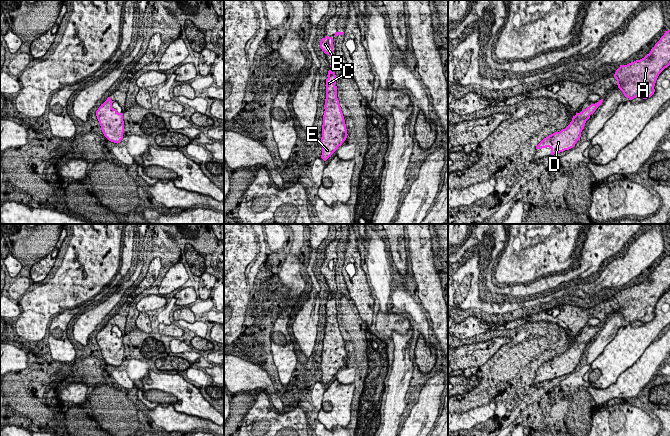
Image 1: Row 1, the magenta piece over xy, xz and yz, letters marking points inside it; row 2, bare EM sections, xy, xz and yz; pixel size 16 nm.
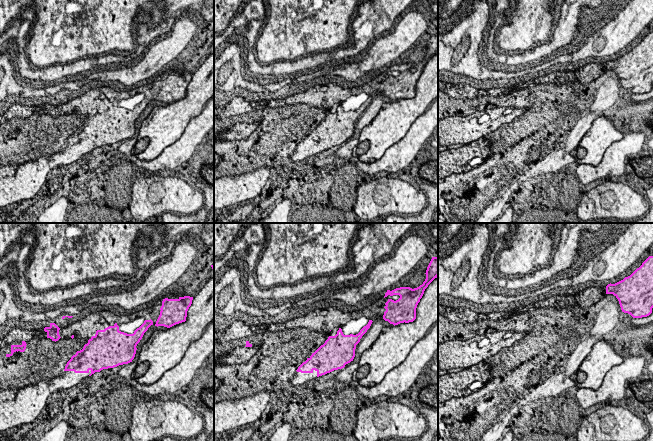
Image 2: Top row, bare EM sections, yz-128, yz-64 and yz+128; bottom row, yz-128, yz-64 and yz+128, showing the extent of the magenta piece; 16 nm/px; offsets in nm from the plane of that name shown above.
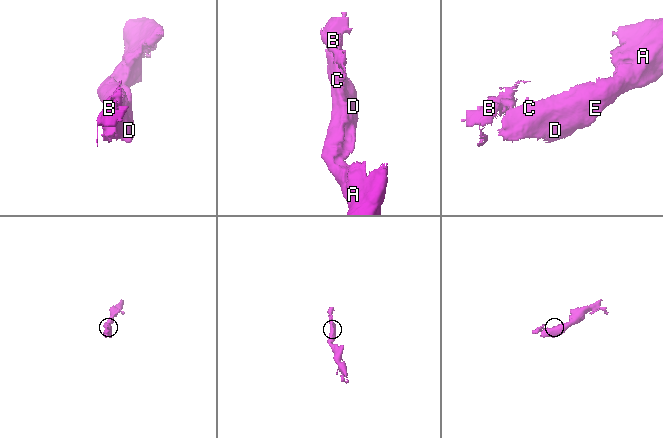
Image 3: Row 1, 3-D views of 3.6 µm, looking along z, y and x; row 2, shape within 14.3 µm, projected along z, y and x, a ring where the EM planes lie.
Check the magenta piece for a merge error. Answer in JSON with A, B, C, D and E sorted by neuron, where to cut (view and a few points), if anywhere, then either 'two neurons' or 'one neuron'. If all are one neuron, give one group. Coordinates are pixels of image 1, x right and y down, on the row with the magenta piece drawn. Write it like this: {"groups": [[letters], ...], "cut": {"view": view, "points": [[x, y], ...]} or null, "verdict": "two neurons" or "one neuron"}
{"groups": [["A", "B", "C", "D", "E"]], "cut": null, "verdict": "one neuron"}

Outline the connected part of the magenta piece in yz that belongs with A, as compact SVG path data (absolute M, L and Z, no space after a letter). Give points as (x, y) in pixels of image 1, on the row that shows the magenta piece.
M670 30L644 58L627 65L620 65L614 77L618 88L629 100L636 97L650 98L659 74L670 65Z

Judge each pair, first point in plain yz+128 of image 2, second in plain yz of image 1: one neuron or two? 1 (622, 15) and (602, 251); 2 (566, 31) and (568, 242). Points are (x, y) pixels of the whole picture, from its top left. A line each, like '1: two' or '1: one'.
1: two
2: two

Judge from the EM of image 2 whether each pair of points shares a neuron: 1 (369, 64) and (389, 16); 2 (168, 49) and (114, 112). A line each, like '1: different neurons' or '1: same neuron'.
1: different neurons
2: different neurons

